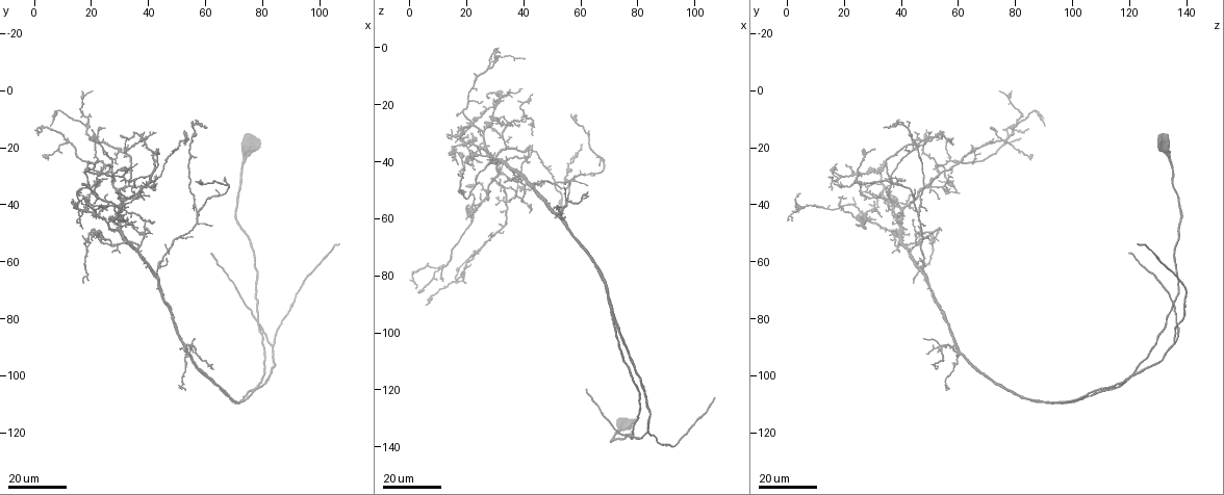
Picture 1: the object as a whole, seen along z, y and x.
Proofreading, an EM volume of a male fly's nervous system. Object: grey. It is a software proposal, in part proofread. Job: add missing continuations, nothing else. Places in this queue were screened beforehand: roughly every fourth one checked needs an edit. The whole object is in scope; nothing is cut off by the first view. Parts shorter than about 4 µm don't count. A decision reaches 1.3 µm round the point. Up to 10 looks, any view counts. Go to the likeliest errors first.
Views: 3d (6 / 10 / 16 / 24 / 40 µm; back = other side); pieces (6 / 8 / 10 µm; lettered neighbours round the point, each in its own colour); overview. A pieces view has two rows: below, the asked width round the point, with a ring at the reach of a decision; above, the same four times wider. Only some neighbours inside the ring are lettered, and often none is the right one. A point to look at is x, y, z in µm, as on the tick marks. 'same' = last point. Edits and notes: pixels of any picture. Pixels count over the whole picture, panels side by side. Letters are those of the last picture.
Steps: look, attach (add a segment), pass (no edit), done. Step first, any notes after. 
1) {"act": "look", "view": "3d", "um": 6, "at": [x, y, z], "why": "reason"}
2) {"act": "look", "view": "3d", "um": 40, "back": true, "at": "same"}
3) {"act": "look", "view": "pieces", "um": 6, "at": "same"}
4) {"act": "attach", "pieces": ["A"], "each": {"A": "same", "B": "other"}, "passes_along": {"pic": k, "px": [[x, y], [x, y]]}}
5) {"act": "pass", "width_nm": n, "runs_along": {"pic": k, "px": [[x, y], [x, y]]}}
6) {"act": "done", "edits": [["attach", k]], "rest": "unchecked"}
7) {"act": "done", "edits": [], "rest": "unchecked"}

{"act": "look", "view": "3d", "um": 24, "at": [106, 54, 122], "why": "end of a long branch"}

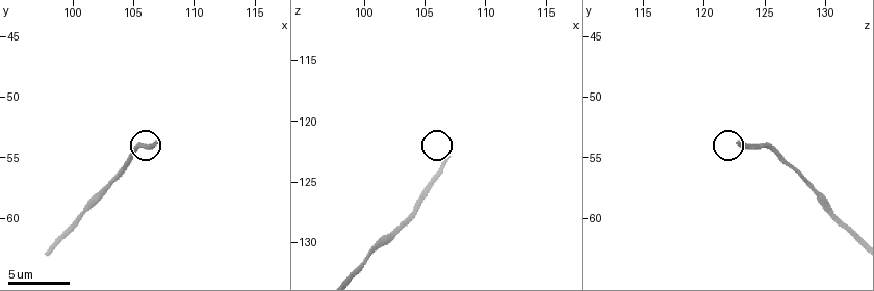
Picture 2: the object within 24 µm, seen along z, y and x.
{"act": "look", "view": "pieces", "um": 10, "at": [106.8, 53.6, 123.0]}

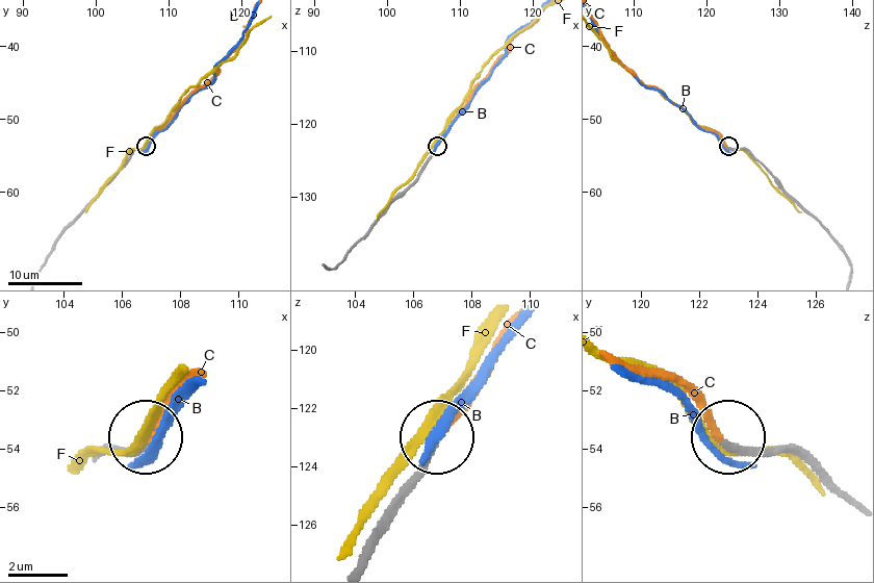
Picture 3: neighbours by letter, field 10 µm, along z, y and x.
{"act": "attach", "pieces": ["C"], "each": {"B": "other", "C": "same", "F": "other"}, "passes_along": {"pic": 3, "px": [[393, 509], [499, 332]]}, "found": "it goes on there"}

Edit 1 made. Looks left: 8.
{"act": "look", "view": "3d", "um": 24, "at": [62, 57, 120], "why": "free end"}

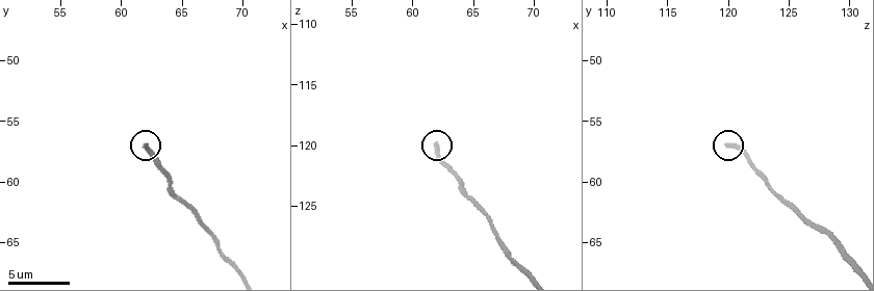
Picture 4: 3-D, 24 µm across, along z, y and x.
{"act": "look", "view": "pieces", "um": 8, "at": [61.8, 57.0, 119.8]}

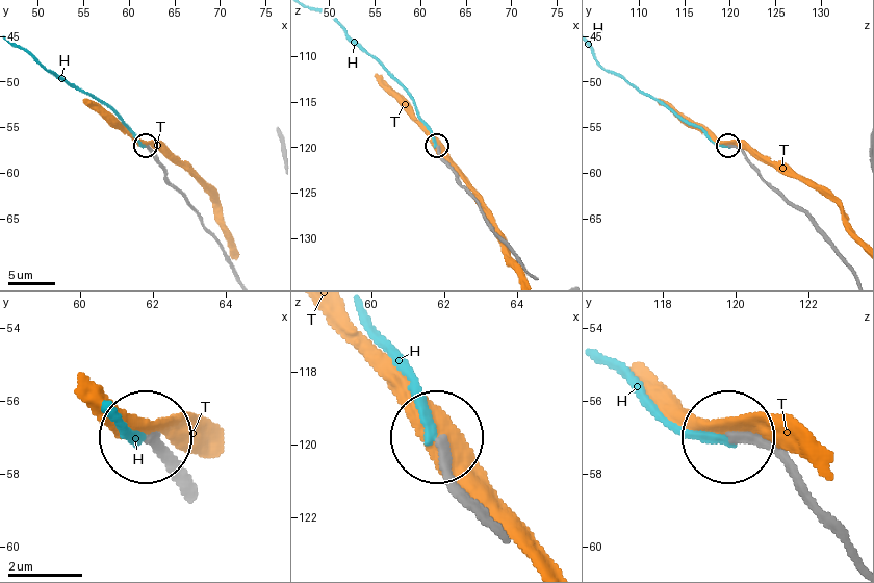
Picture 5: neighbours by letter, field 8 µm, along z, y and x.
{"act": "pass", "each": {"H": "other", "T": "other"}, "runs_along": {"pic": 5, "px": [[852, 268], [803, 212], [790, 205], [739, 150], [727, 146]]}, "found": "none of them fits"}

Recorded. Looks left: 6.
{"act": "look", "view": "3d", "um": 16, "at": [42, 46, 40]}

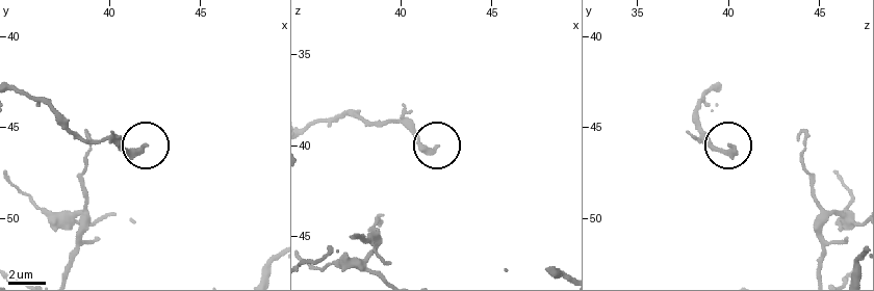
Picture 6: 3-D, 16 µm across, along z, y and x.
{"act": "look", "view": "pieces", "um": 6, "at": [42.1, 46.0, 40.2]}

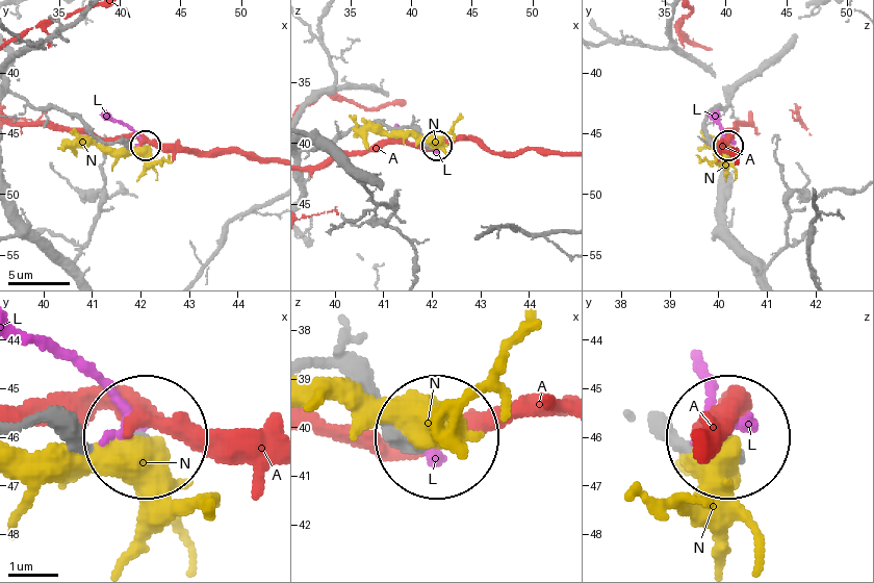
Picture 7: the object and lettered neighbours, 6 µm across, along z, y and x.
{"act": "pass", "each": {"A": "other", "L": "other", "N": "other"}, "found": "none of them fits"}

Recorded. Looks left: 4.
{"act": "look", "view": "overview"}

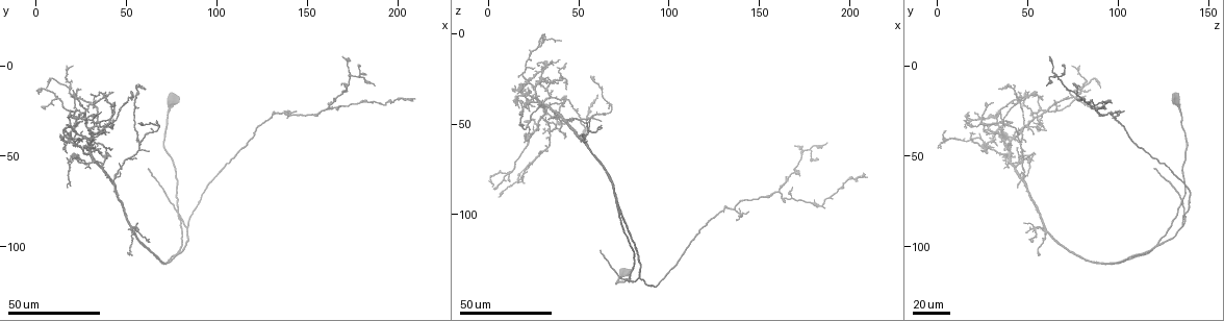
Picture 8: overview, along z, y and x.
{"act": "look", "view": "3d", "um": 24, "at": [209, 19, 77], "why": "branch stops here"}

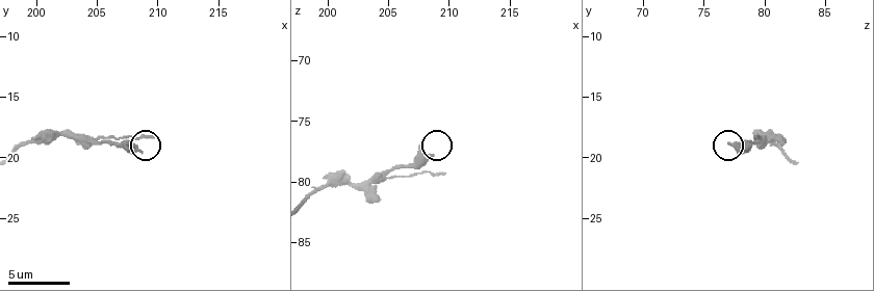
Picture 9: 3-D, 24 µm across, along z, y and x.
{"act": "look", "view": "pieces", "um": 10, "at": [208.6, 19.6, 77.8]}

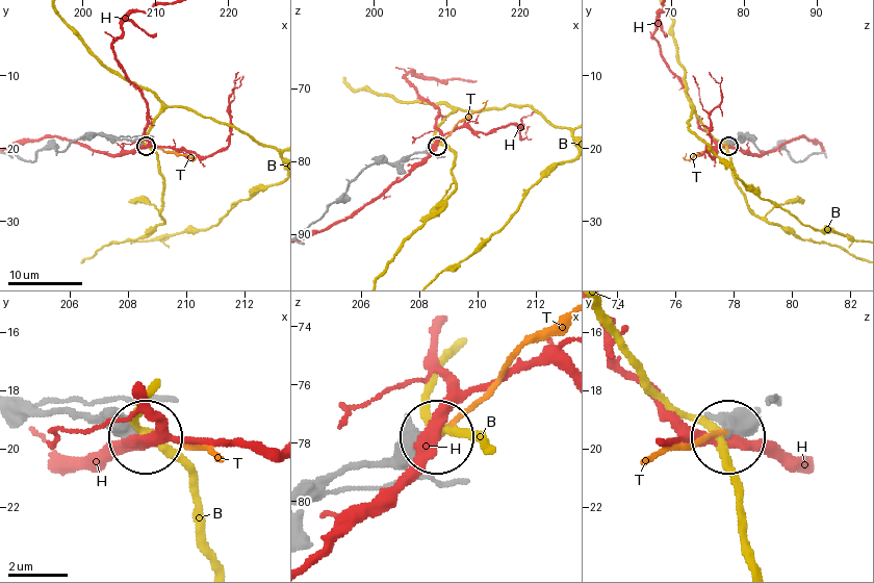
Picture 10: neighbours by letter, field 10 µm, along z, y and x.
{"act": "pass", "each": {"B": "other", "H": "other", "T": "other"}, "found": "none of them fits"}

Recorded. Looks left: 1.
{"act": "done", "edits": [["attach", 3]], "rest": "unchecked"}

